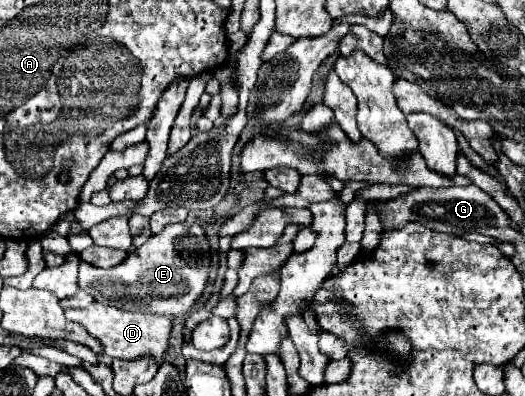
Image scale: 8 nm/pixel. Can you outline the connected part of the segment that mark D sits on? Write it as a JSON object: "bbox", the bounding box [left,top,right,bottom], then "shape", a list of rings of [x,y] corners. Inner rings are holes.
{"bbox":[65,301,171,363],"shape":[[[93,301],[85,309],[65,309],[65,317],[69,321],[81,323],[89,335],[101,341],[105,355],[115,359],[137,359],[141,355],[155,355],[157,363],[161,363],[161,355],[169,347],[169,333],[171,333],[171,319],[163,315],[147,315],[147,313],[131,313],[123,311],[105,303]]]}

